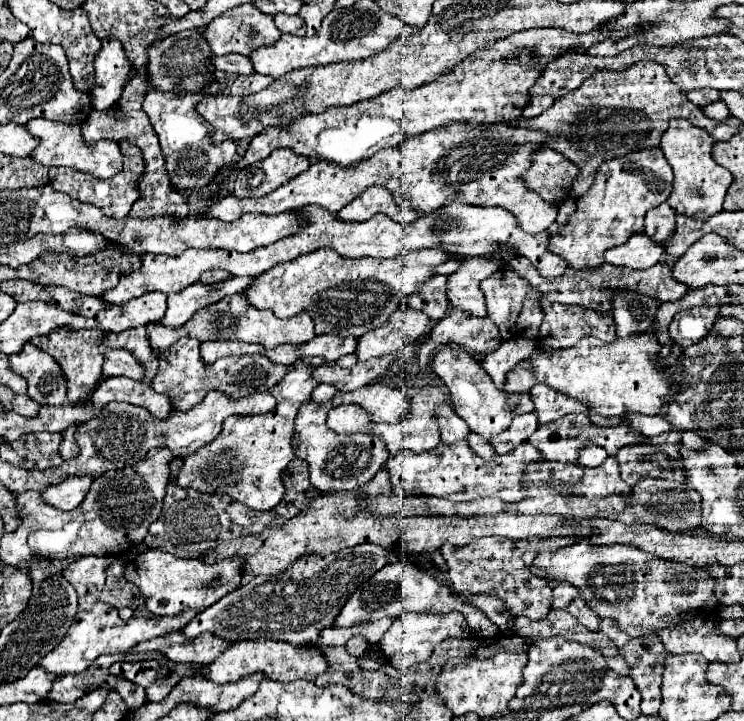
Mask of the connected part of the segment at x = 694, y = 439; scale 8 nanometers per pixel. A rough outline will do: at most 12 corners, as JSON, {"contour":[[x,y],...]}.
{"contour":[[679,431],[688,449],[703,449],[705,440],[695,431]]}

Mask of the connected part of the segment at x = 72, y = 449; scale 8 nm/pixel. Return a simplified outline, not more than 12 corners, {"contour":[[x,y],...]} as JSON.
{"contour":[[75,425],[63,431],[61,455],[71,459],[77,455],[73,433]]}

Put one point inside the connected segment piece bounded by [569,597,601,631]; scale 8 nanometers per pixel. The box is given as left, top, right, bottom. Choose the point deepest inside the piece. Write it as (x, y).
(579, 610)

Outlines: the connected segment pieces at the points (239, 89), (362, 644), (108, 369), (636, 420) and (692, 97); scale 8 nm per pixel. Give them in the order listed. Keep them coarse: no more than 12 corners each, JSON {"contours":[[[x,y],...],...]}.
{"contours":[[[239,75],[231,95],[251,95],[273,83],[271,77]],[[351,637],[345,645],[351,655],[361,657],[369,643],[363,637]],[[127,349],[107,351],[103,377],[139,379],[143,369]],[[637,415],[627,419],[647,437],[671,433],[671,423],[661,415]],[[693,89],[687,99],[697,107],[719,101],[717,89]]]}

